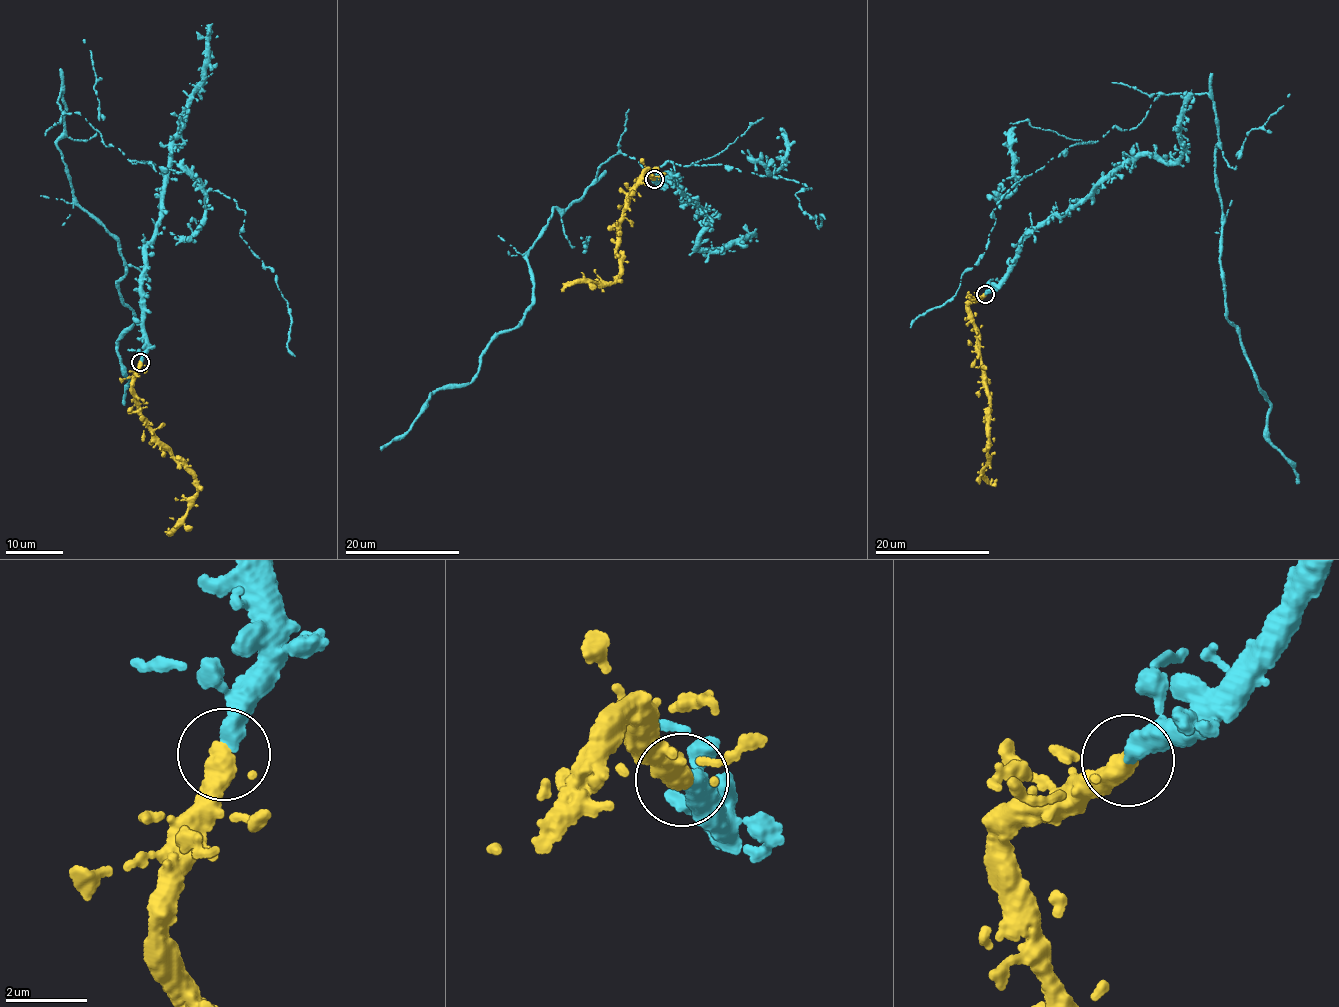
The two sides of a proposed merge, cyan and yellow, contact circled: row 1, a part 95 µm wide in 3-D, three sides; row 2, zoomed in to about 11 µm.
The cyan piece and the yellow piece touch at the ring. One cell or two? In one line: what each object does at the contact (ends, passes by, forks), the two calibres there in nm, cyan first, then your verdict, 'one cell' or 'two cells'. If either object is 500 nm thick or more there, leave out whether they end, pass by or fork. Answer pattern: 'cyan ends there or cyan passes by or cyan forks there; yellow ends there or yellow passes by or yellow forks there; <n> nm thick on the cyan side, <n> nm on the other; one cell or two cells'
440 nm thick on the cyan side, 500 nm on the other; one cell

